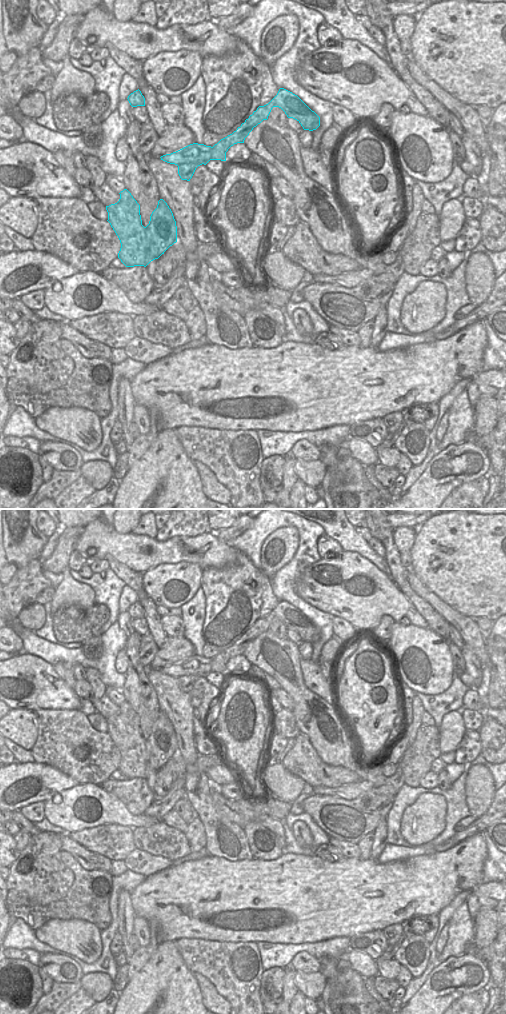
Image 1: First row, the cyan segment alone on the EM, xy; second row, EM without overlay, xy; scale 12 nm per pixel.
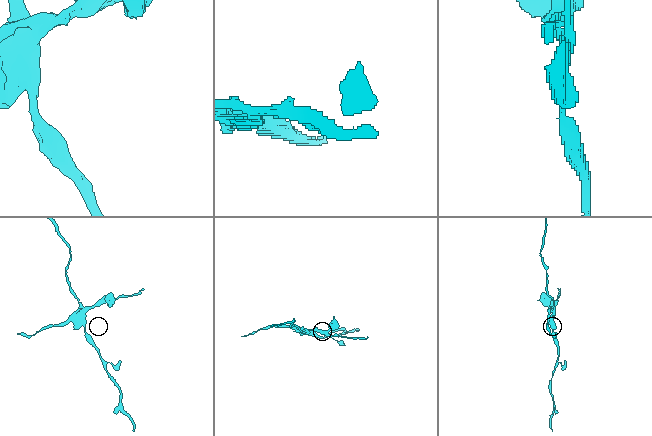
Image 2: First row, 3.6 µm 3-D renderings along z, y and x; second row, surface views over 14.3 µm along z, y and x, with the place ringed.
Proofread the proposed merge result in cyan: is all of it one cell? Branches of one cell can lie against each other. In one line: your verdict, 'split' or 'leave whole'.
split

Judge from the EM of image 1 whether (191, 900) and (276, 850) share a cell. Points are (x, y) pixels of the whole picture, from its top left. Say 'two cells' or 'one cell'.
two cells

